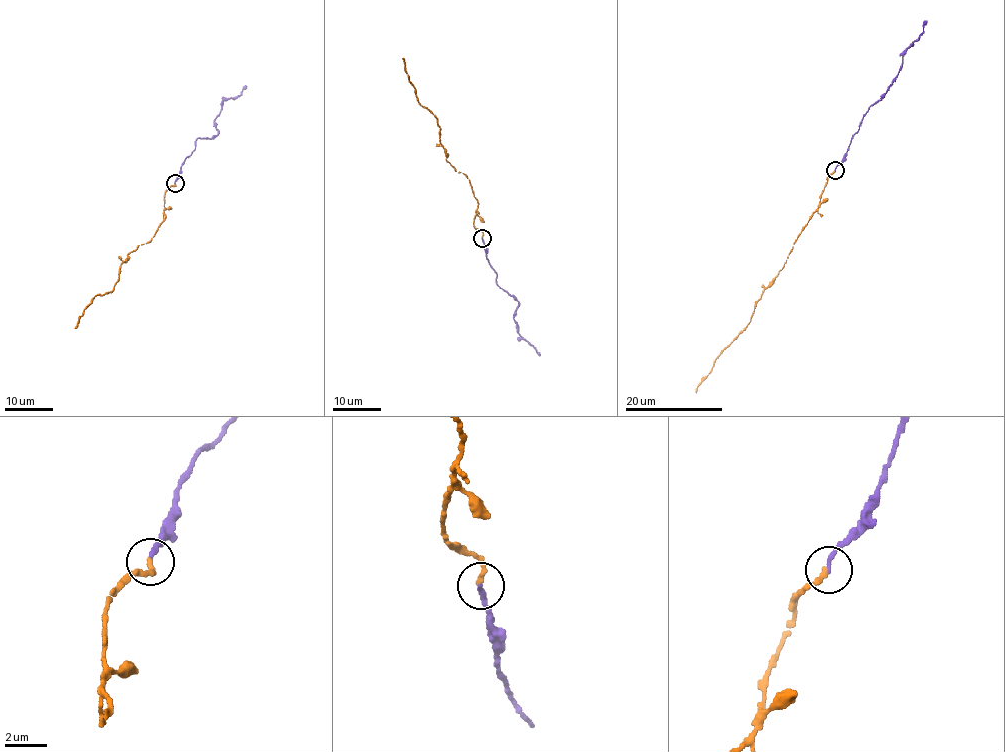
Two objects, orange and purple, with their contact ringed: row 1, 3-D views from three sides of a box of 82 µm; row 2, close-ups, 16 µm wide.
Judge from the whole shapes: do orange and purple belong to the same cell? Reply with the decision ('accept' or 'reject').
accept

